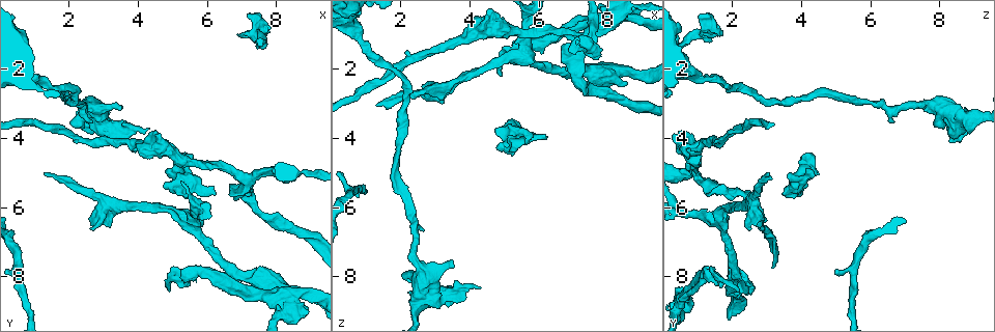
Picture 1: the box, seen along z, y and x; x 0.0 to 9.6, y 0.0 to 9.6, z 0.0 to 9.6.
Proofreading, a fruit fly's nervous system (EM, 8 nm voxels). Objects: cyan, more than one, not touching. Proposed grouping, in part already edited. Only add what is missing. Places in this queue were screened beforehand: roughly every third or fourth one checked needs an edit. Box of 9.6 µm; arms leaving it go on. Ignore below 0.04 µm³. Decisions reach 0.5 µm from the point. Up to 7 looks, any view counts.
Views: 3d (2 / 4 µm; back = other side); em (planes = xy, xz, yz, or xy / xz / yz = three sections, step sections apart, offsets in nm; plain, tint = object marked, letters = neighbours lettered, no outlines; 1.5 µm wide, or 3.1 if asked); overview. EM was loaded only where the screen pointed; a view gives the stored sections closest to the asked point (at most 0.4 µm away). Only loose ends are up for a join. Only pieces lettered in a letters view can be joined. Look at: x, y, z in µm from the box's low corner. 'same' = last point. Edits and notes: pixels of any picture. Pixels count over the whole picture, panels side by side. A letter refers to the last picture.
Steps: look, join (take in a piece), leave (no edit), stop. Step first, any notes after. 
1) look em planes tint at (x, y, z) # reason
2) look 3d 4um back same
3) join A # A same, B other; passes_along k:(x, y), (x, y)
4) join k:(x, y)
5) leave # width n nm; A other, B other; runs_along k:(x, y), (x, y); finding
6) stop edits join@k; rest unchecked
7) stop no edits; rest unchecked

look 3d 2um at (4.30, 3.70, 8.40) # thick end

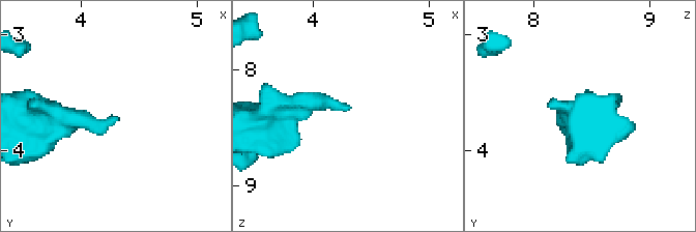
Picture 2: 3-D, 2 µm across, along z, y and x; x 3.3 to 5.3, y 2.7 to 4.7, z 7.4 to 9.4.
look em planes plain at (4.30, 3.72, 8.32)

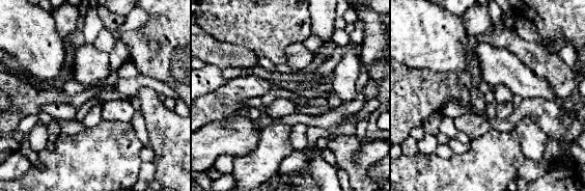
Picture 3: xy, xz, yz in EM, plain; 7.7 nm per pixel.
look em planes letters same

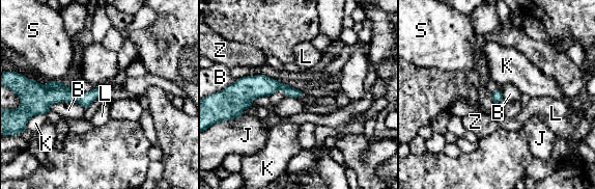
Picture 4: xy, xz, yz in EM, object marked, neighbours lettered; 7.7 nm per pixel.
leave # longest_contact B 280 nm; B other, J other, K other, L other, S other, Z other; none of them fits

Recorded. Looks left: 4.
look em planes letters at (6.25, 5.60, 4.05) # free end

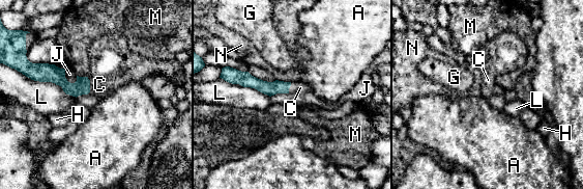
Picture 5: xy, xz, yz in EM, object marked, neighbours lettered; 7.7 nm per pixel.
join C # A other, C same, G other, H other, J other, L other, M other, N other; passes_along 5:(82, 86), (89, 84), (99, 84); it goes on there

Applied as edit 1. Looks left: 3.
look overview

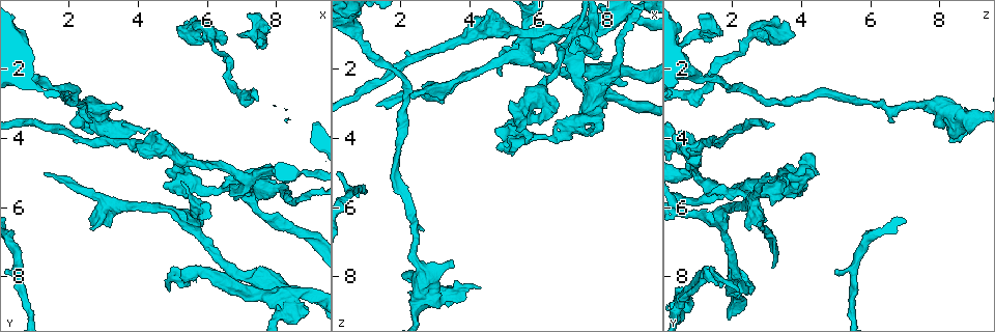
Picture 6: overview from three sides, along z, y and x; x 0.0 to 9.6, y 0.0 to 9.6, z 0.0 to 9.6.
look em xz step 4 letters at (7.85, 0.90, 1.65) # free end

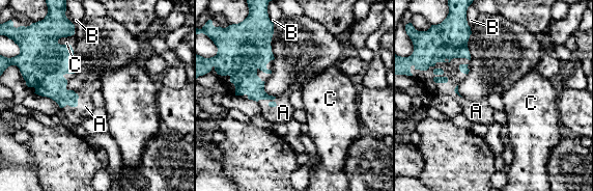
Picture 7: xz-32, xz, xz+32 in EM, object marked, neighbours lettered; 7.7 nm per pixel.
join A # A same, B other, C other; passes_along 7:(436, 79), (434, 69), (442, 92); the neuron continues

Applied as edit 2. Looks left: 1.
stop edits join@5, join@7; rest unchecked

